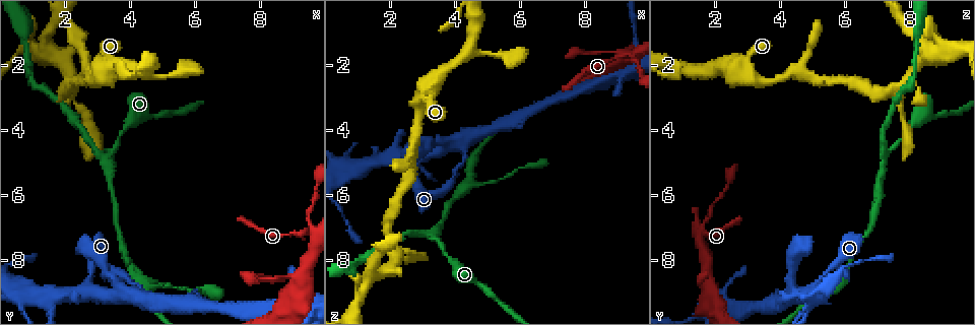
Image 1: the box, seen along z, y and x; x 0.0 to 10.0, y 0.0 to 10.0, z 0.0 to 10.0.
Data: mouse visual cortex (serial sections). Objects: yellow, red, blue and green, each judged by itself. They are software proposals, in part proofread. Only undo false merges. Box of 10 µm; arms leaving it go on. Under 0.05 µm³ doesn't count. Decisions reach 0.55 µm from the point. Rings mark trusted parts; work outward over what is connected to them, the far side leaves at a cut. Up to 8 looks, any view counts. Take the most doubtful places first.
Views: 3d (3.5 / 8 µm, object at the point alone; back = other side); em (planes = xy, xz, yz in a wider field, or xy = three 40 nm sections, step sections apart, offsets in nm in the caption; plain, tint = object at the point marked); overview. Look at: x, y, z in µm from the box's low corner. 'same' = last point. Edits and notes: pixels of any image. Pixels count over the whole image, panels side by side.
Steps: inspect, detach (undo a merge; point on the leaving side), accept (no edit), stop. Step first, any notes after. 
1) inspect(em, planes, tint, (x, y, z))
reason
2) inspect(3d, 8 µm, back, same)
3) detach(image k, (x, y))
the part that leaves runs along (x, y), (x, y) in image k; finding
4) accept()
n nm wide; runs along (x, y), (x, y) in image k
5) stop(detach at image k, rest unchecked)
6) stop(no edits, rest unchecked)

inspect(3d, 3.5 µm, (3.30, 4.85, 7.20))
three arms meet

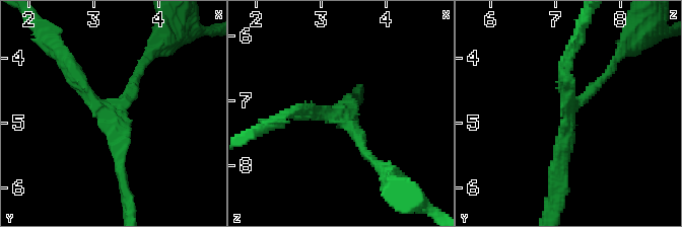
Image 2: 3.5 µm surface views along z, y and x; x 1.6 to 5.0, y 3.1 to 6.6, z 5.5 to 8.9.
inspect(em, xy, step 2, tint, (3.30, 4.90, 7.25))
3 arms; arms of 150, 200, 200 nm

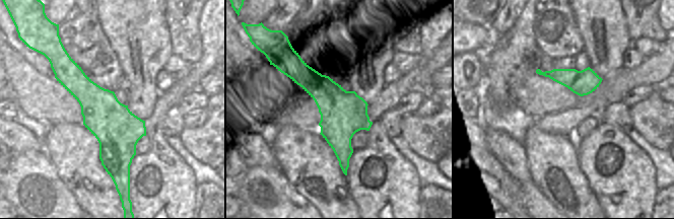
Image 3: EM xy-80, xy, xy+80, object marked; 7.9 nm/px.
accept()
one cell here

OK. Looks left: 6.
inspect(3d, 8 µm, (9.30, 7.25, 1.65))
sharp bend

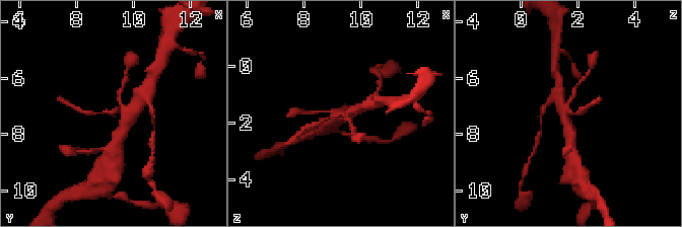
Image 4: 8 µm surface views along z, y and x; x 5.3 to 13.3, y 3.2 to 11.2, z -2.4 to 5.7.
inspect(3d, 3.5 µm, back, same)

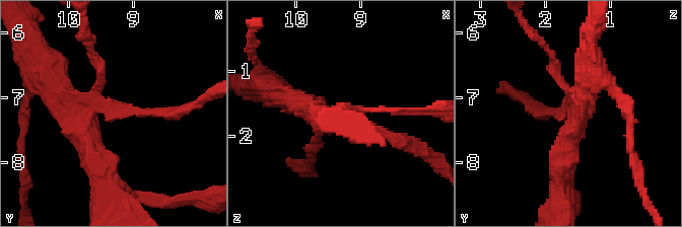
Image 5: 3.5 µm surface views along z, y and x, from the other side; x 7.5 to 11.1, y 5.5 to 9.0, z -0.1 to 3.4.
inspect(em, xy, step 3, tint, (9.35, 7.25, 1.70))

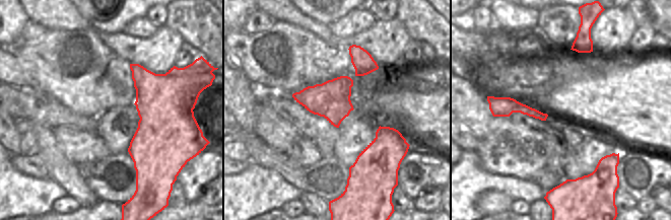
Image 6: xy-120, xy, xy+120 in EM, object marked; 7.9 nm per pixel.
accept()
runs along (171, 115), (95, 108), (92, 155) in image 5; one cell here

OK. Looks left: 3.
inspect(3d, 8 µm, (4.40, 8.70, 5.85))

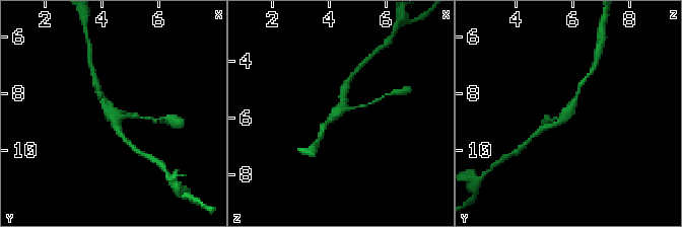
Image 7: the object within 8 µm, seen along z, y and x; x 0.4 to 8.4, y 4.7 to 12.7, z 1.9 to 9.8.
inspect(em, xy, step 5, tint, same)
3 arms; arms of 100, 150, 200 nm; now the EM

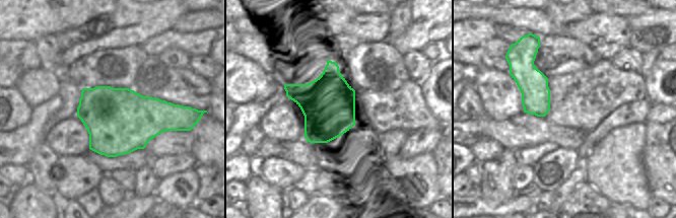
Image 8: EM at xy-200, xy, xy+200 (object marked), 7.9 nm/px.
accept()
one cell here

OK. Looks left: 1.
stop(no edits, rest unchecked)

